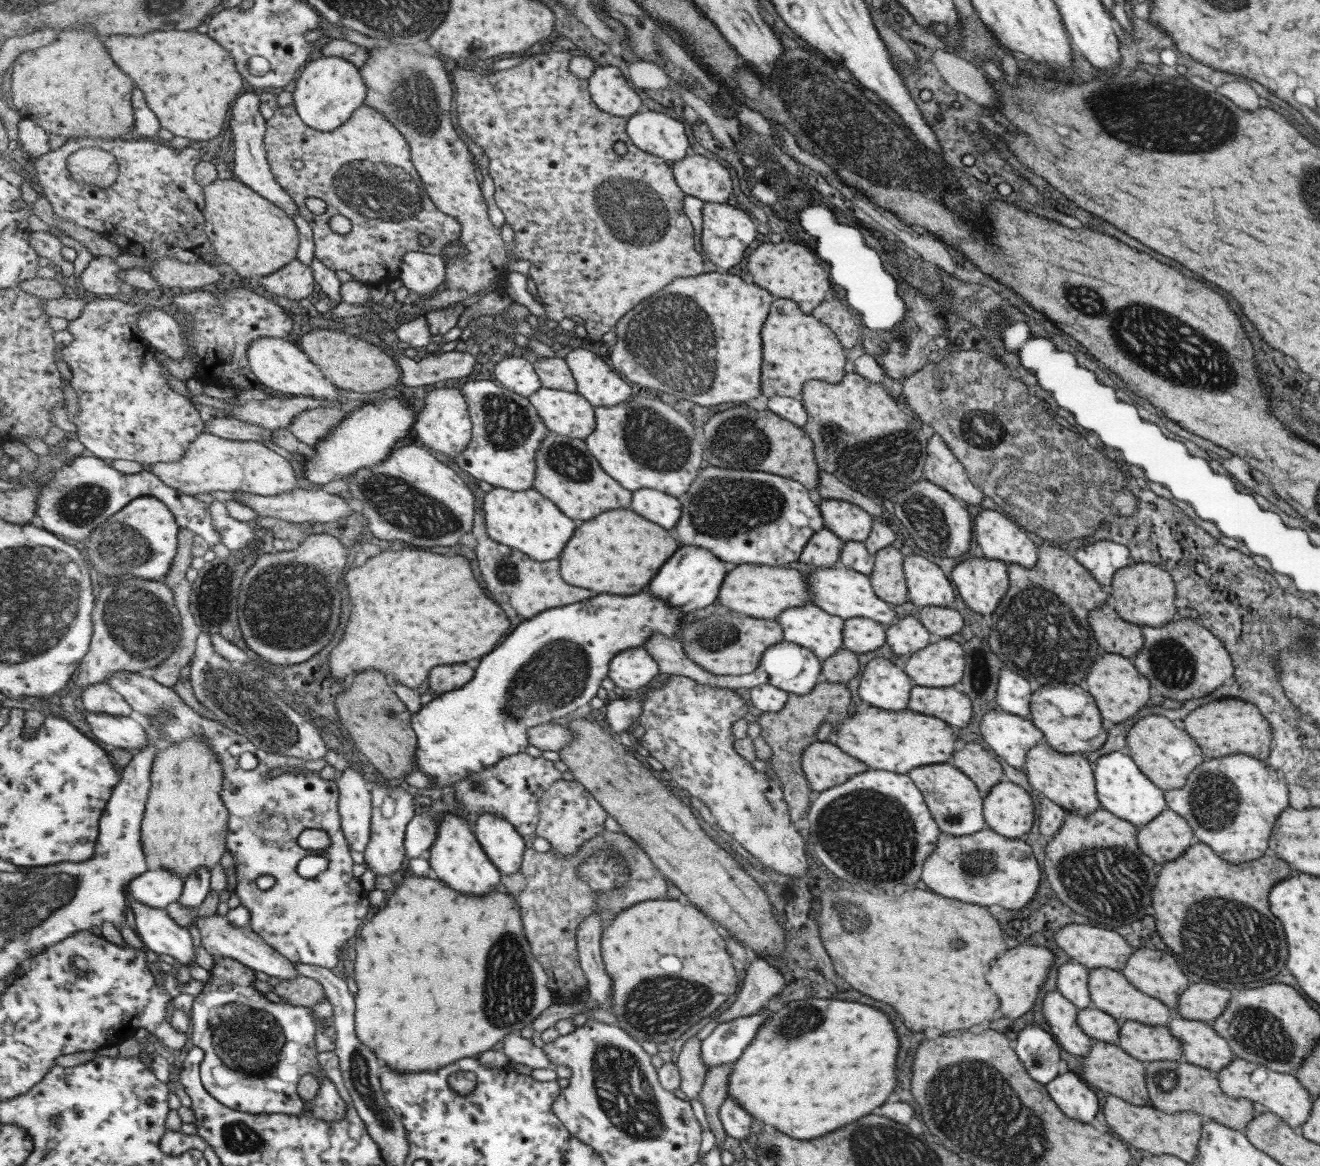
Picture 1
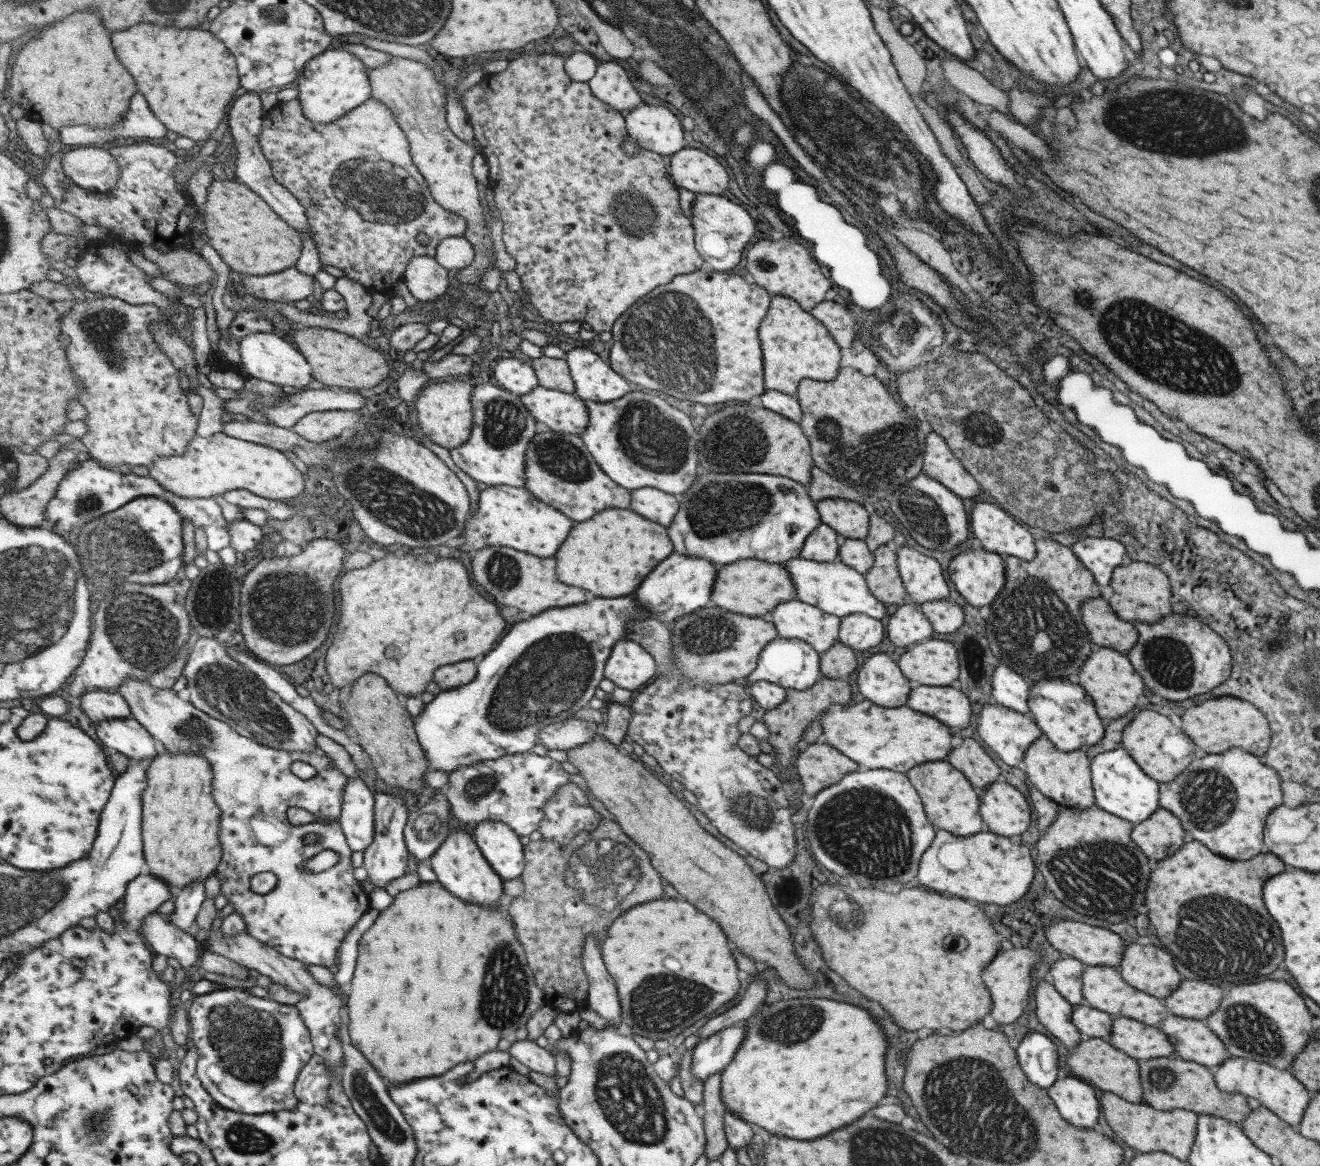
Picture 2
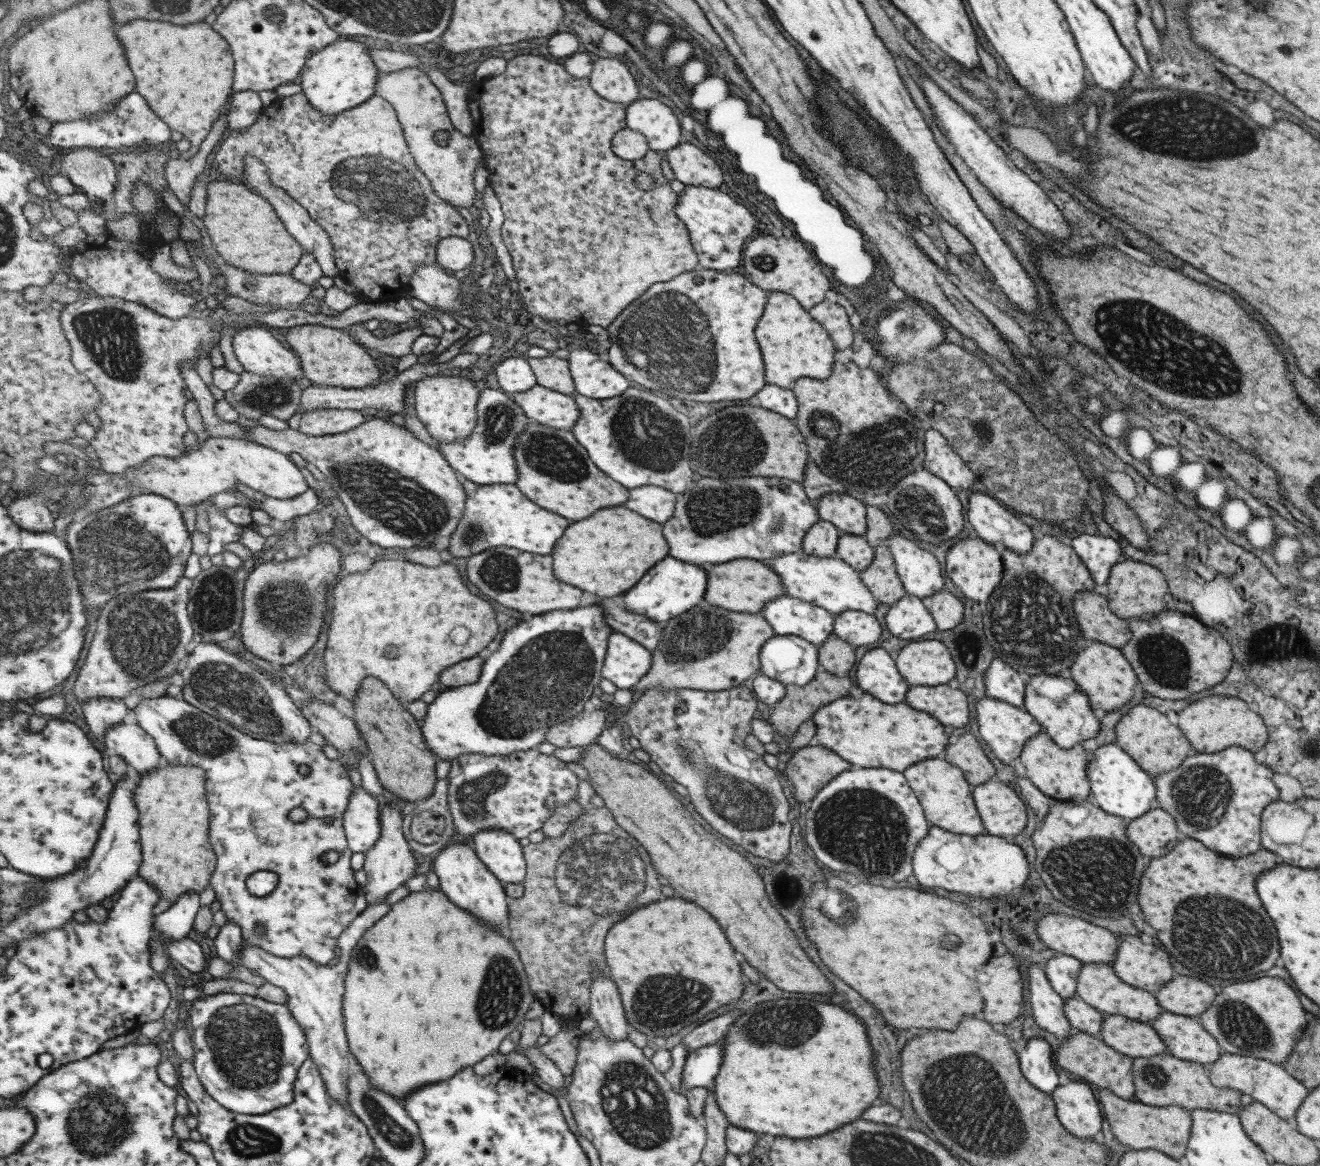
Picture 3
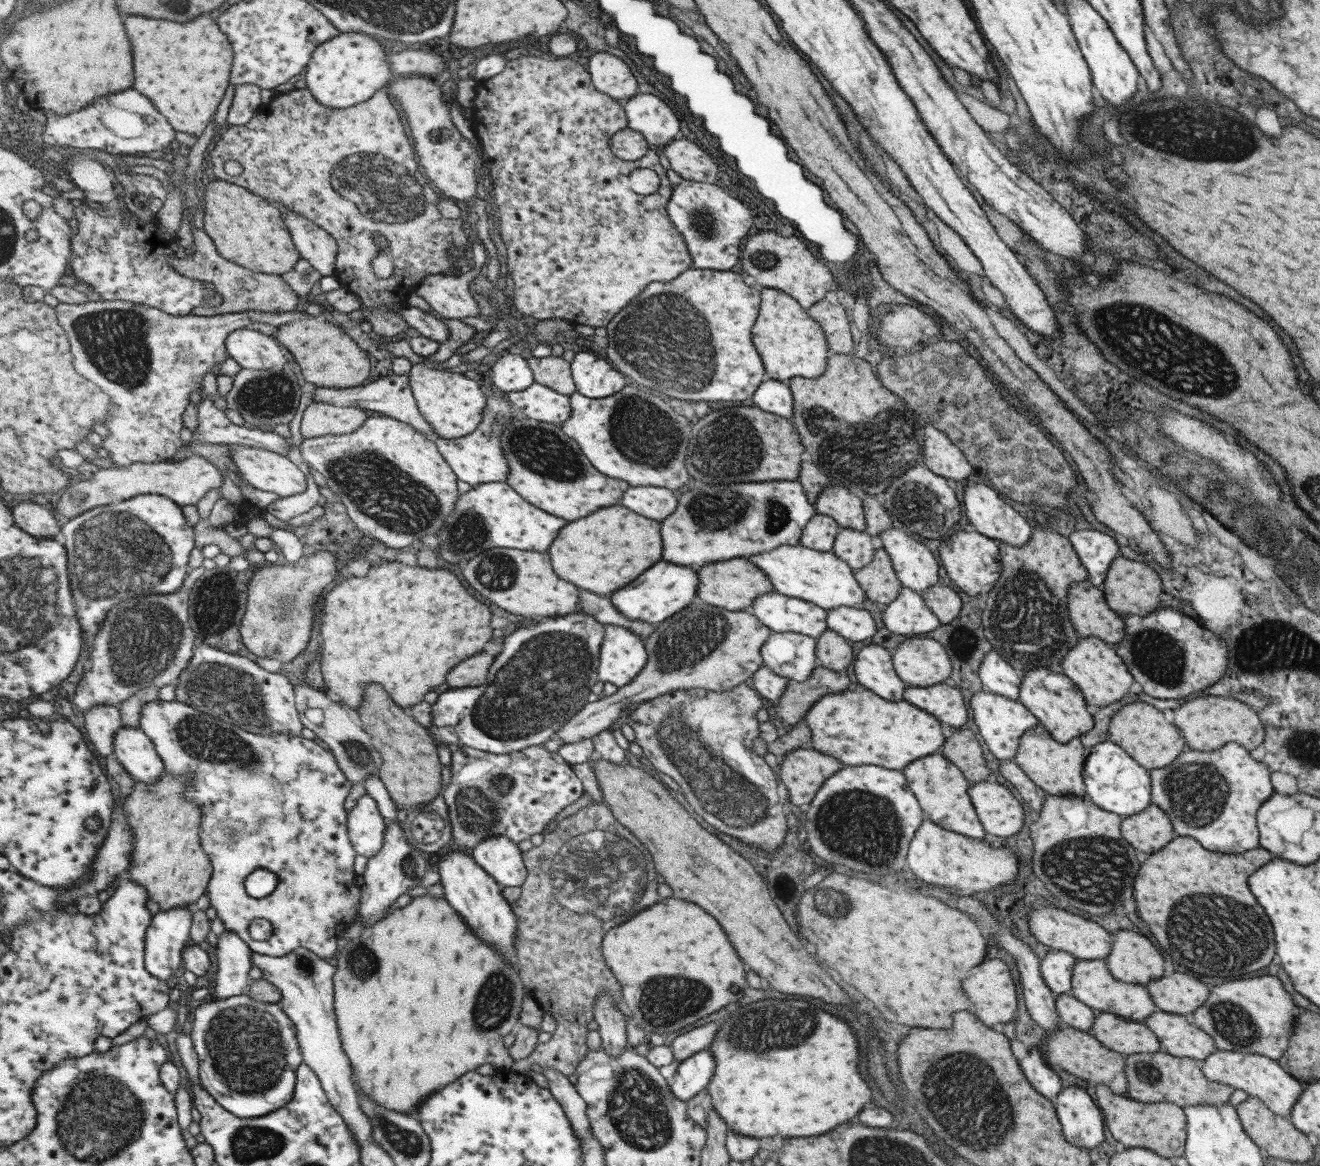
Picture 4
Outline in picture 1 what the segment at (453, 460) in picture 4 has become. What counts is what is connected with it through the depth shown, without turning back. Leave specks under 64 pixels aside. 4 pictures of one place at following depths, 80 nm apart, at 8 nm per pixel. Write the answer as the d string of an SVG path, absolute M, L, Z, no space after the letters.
M469 379L462 384L462 393L466 395L470 409L470 417L474 424L474 437L471 444L454 459L455 463L474 478L483 480L493 487L508 488L509 490L525 491L534 488L536 479L536 454L542 443L548 437L550 429L530 398L517 394L507 387L497 386L495 381Z

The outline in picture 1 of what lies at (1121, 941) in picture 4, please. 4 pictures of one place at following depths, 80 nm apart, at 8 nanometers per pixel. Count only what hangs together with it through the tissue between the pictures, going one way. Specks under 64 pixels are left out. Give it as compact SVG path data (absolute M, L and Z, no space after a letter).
M1133 950L1120 970L1139 993L1160 1000L1174 1013L1179 995L1188 987L1173 956L1159 950Z

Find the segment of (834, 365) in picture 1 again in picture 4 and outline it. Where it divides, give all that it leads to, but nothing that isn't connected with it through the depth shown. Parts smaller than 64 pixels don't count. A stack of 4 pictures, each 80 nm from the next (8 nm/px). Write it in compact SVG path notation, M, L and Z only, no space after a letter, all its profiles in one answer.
M762 288L761 306L751 329L751 340L761 356L765 379L788 382L790 378L817 378L826 369L827 343L823 329L794 298L780 290Z

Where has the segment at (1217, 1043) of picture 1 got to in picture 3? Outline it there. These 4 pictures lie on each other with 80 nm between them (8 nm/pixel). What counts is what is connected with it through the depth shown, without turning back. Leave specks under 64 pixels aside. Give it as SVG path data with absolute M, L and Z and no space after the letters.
M1164 1011L1148 1025L1155 1029L1155 1032L1166 1046L1167 1049L1164 1050L1165 1054L1173 1056L1173 1058L1177 1058L1178 1060L1198 1063L1201 1066L1211 1065L1211 1063L1219 1058L1222 1052L1215 1038L1200 1026L1197 1018L1171 1014Z

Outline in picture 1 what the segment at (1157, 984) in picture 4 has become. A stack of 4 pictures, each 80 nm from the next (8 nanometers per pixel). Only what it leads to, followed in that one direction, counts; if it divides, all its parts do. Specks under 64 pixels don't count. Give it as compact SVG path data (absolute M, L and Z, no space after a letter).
M1189 982L1188 987L1179 995L1175 1016L1186 1020L1207 1022L1215 1021L1227 1007L1229 992L1223 988L1217 988L1209 983Z

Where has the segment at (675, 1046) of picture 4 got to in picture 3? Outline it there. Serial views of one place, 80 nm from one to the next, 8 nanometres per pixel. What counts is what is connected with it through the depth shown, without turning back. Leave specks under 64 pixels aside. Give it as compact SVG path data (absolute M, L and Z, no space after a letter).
M733 1010L733 1012L727 1012L723 1016L717 1016L713 1020L703 1022L703 1024L691 1030L689 1034L681 1039L680 1043L687 1045L688 1053L693 1049L717 1042L725 1035L729 1025L741 1015L741 1012L741 1010Z

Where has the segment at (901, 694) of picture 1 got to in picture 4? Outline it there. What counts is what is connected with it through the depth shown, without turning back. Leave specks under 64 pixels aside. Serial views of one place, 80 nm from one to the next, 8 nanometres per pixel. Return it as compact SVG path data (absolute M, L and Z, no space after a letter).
M871 644L862 647L852 665L860 688L870 690L883 700L901 700L905 684L895 676L887 649Z

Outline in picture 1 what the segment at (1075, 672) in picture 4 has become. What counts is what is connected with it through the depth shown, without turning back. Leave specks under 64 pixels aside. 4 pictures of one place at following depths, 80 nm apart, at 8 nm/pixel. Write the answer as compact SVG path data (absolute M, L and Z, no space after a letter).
M1106 653L1106 656L1095 657L1084 682L1087 692L1095 698L1094 703L1100 718L1113 724L1134 718L1149 698L1149 681L1136 670L1131 658L1127 659L1117 654Z

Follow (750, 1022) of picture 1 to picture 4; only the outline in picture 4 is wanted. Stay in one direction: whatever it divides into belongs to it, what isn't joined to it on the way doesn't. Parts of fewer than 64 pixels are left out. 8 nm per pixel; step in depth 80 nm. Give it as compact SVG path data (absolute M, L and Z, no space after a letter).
M703 1049L685 1061L681 1061L675 1075L669 1081L672 1091L683 1102L708 1085L715 1069L715 1060L709 1055L711 1051Z

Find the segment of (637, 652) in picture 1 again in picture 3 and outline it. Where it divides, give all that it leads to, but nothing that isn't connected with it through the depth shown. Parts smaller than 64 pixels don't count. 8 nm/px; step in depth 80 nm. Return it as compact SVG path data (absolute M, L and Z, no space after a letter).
M612 632L607 648L602 678L614 683L619 689L633 689L650 673L654 654L642 643L623 634Z

